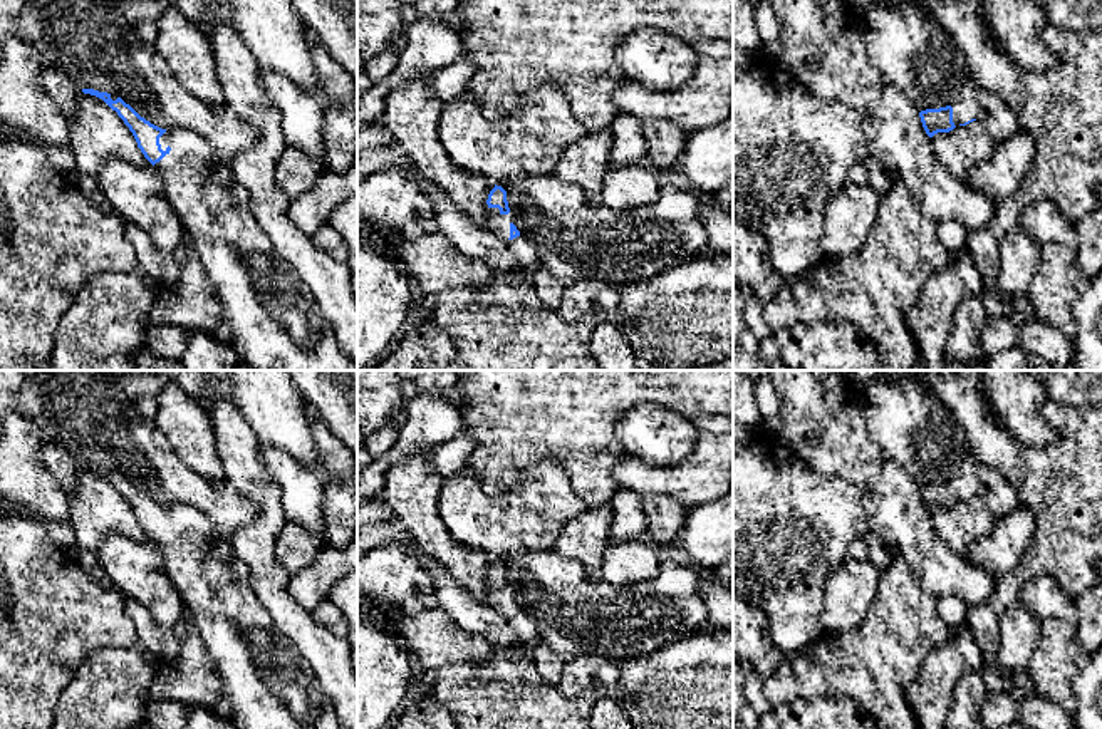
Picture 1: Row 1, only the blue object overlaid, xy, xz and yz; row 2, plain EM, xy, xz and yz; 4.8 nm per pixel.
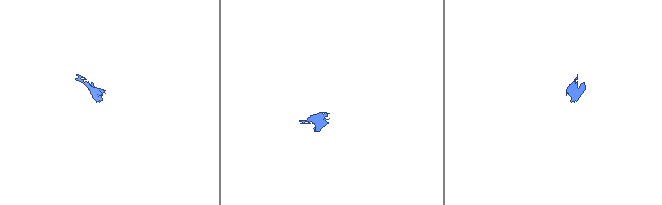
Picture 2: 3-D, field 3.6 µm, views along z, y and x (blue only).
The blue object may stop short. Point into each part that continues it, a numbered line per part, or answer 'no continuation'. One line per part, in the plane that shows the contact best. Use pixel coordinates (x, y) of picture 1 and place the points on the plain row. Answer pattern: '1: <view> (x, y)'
1: xy (269, 684)
2: xz (495, 600)

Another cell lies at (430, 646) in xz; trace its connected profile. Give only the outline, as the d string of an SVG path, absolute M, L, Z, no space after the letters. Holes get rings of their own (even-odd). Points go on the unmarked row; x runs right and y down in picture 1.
M441 610L403 615L396 625L396 644L429 674L448 664L485 664L493 652L486 639L461 630Z

